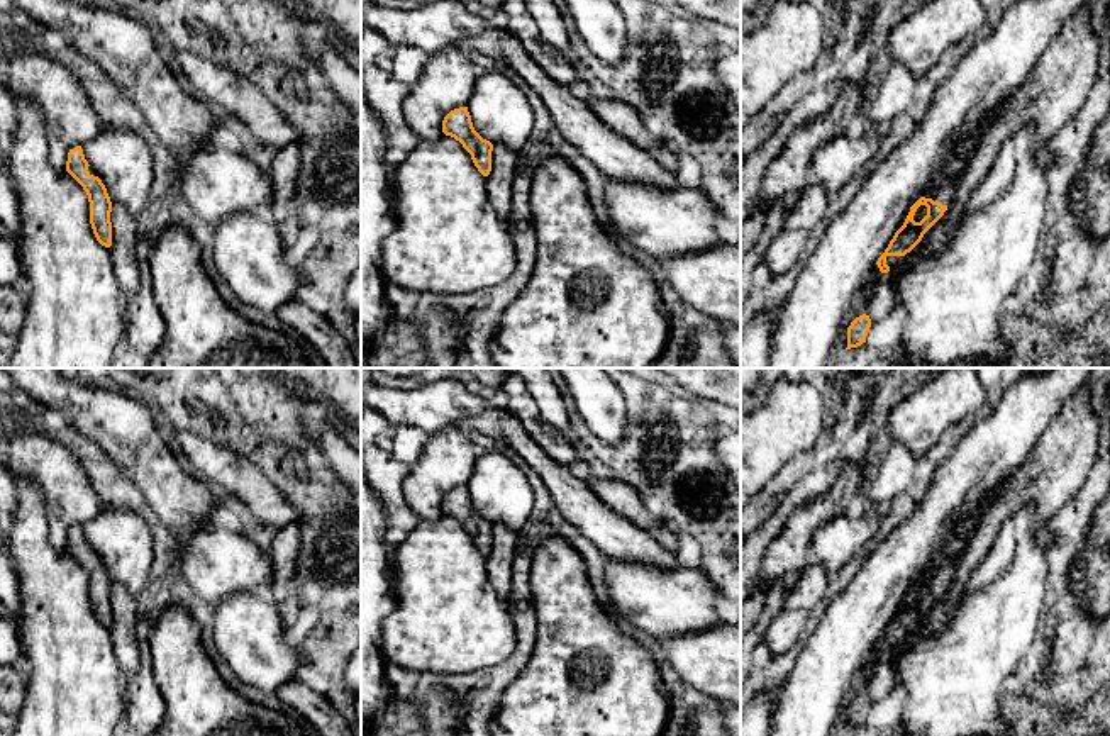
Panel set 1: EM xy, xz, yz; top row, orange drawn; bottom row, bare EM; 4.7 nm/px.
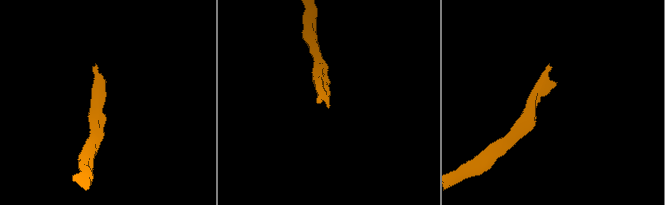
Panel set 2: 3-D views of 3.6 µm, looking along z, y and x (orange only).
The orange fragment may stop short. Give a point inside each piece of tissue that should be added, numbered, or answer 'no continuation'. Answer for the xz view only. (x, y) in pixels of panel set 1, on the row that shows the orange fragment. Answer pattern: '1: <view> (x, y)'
no continuation

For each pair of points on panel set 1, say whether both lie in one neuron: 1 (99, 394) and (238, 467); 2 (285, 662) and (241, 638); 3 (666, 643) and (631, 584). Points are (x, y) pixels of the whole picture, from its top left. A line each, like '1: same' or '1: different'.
1: different
2: same
3: different

